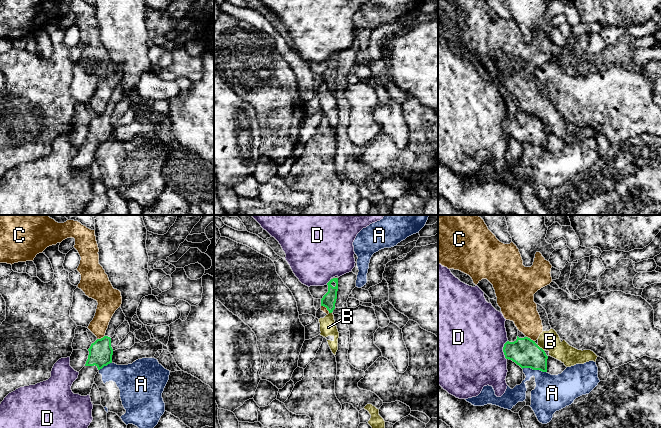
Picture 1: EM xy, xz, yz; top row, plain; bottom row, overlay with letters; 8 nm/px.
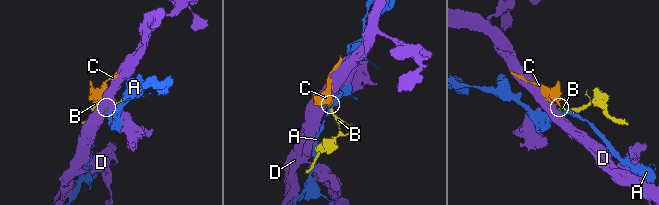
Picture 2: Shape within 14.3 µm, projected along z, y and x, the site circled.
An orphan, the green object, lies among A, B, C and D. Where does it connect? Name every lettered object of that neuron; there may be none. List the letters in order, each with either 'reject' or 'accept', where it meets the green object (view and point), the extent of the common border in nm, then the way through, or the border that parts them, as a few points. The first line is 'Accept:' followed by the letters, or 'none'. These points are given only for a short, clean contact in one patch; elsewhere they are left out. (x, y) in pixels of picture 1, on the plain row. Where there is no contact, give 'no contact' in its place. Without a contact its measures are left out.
Accept: none
A: reject; contact yz (534, 145); length 200 nm
B: reject; contact yz (539, 123); length 70 nm; border yz (537, 121), (543, 126)
C: reject; contact yz (529, 114); length 80 nm; border yz (526, 112), (534, 117)
D: reject; contact yz (503, 126); length 160 nm; border yz (507, 116), (503, 123), (503, 130), (506, 135)

